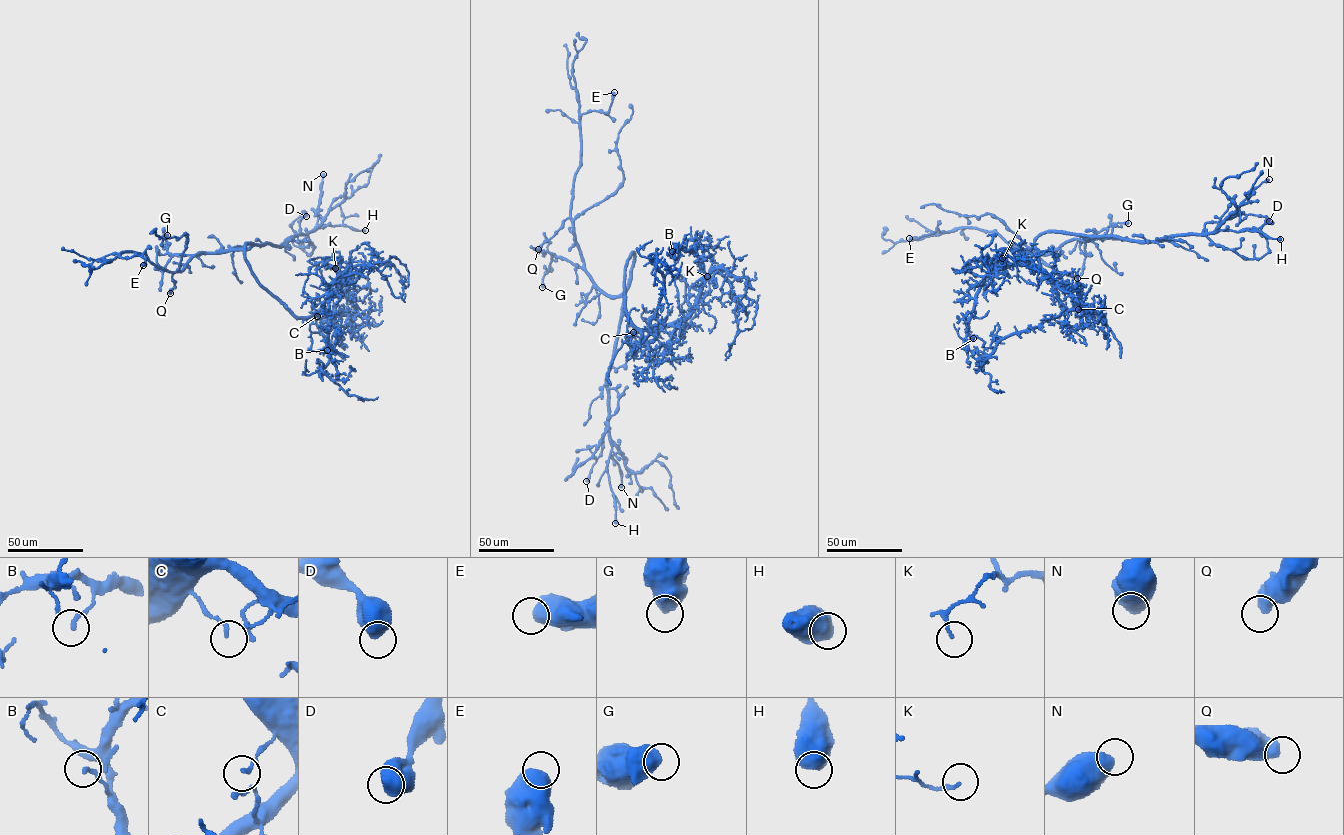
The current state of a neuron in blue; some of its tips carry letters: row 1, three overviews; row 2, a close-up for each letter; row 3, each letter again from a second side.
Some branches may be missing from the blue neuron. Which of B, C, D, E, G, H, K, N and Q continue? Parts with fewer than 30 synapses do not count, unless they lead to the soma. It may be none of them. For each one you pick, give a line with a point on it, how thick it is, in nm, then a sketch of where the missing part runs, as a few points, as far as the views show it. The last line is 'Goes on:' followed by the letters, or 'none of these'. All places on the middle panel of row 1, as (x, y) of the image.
Goes on: none of these

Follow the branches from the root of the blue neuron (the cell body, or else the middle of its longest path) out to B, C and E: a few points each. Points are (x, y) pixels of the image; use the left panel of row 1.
B: (246, 244), (245, 260), (256, 280), (298, 317), (319, 310), (343, 275), (336, 274), (328, 290), (327, 350)
C: (246, 244), (245, 260), (257, 281), (298, 317), (316, 313), (317, 316)
E: (246, 244), (199, 253), (173, 272), (145, 254), (119, 253), (145, 257), (143, 265)

